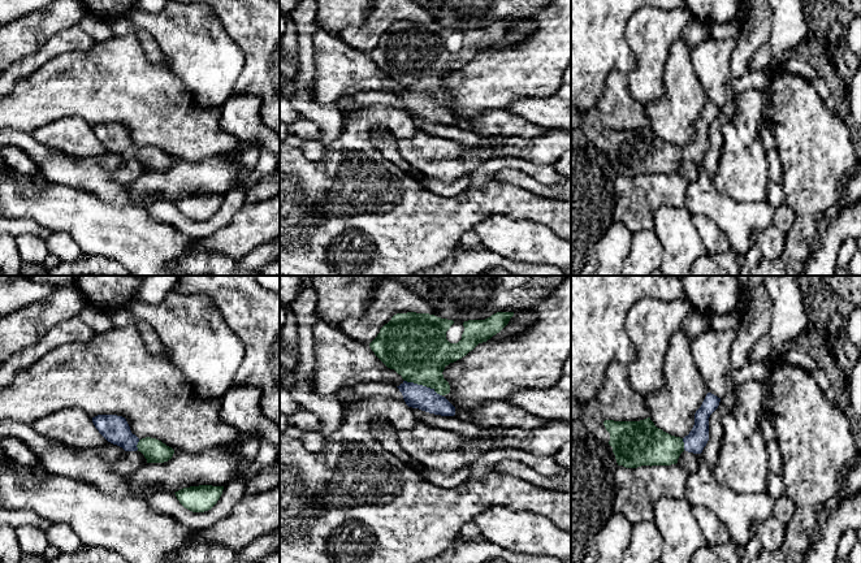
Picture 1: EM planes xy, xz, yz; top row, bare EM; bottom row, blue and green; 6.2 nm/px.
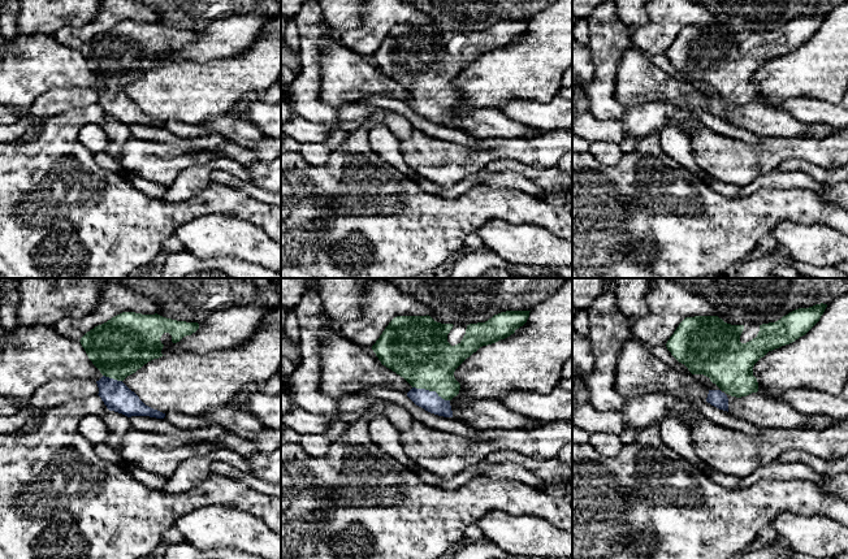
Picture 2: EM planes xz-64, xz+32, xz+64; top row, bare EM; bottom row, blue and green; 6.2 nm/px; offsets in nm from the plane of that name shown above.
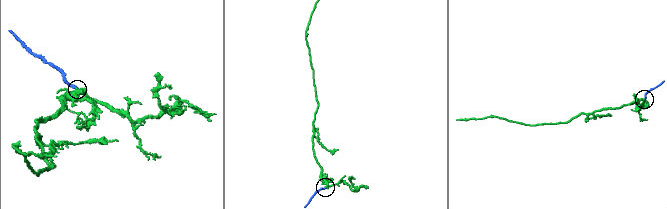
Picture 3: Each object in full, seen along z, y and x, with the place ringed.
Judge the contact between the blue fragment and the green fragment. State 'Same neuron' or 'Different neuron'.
Same neuron

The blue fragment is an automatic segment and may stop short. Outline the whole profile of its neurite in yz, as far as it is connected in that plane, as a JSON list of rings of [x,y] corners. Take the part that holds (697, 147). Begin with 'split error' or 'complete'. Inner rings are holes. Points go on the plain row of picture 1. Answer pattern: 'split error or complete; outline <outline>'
split error; outline [[[708,101],[701,116],[695,122],[695,134],[684,147],[671,144],[657,137],[650,126],[640,130],[605,129],[610,142],[618,174],[637,177],[641,174],[676,173],[685,159],[701,163],[709,150],[709,126],[718,117],[721,107]]]

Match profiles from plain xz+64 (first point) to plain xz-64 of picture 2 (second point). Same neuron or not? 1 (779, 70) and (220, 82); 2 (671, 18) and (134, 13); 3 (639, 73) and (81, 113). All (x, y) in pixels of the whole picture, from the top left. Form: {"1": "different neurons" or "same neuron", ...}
{"1": "same neuron", "2": "same neuron", "3": "different neurons"}

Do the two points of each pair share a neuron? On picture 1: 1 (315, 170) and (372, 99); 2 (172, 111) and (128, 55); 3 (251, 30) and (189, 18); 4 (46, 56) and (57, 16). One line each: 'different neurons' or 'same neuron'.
1: different neurons
2: same neuron
3: different neurons
4: different neurons

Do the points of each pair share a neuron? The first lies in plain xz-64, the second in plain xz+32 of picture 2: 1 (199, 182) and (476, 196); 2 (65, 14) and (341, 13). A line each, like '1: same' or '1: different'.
1: different
2: same

